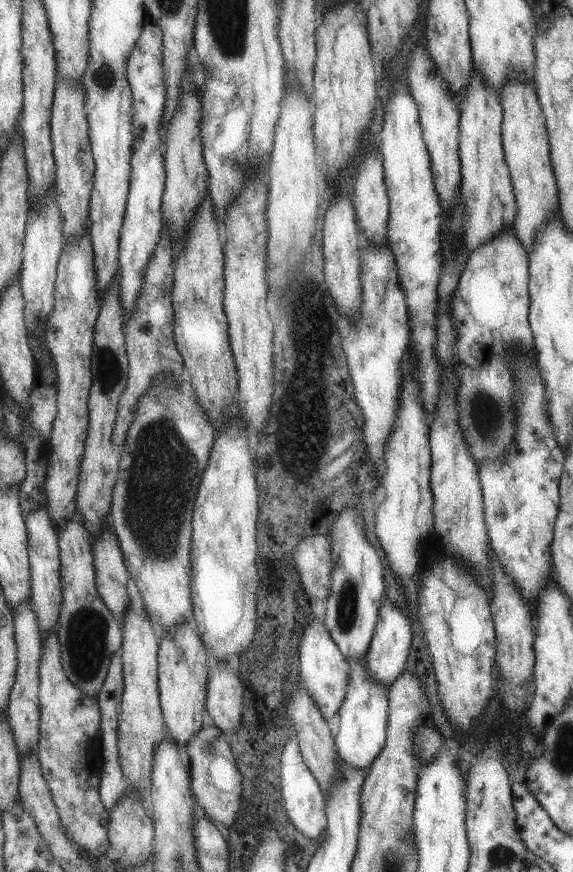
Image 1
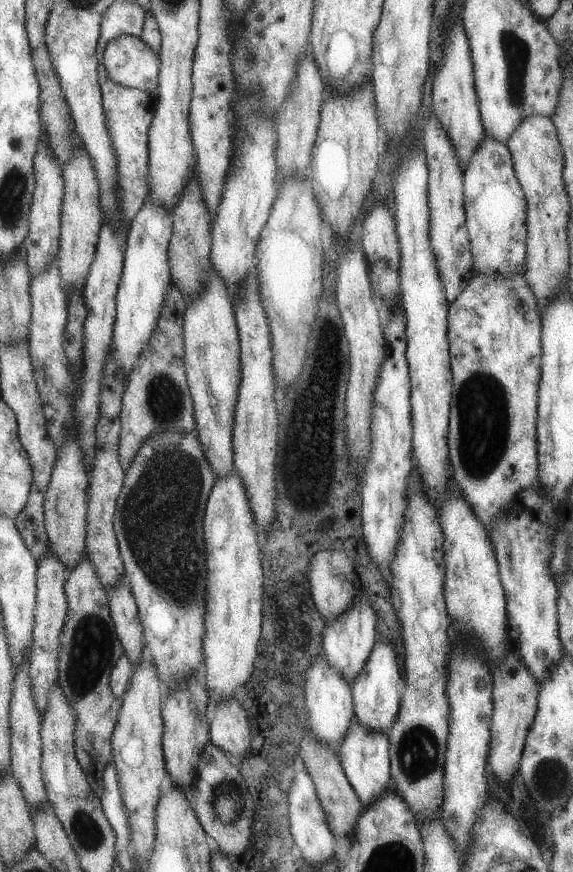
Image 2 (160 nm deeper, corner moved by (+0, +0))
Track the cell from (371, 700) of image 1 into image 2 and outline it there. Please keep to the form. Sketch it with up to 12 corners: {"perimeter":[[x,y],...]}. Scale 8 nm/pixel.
{"perimeter":[[352,717],[336,754],[363,807],[392,785],[387,734]]}

